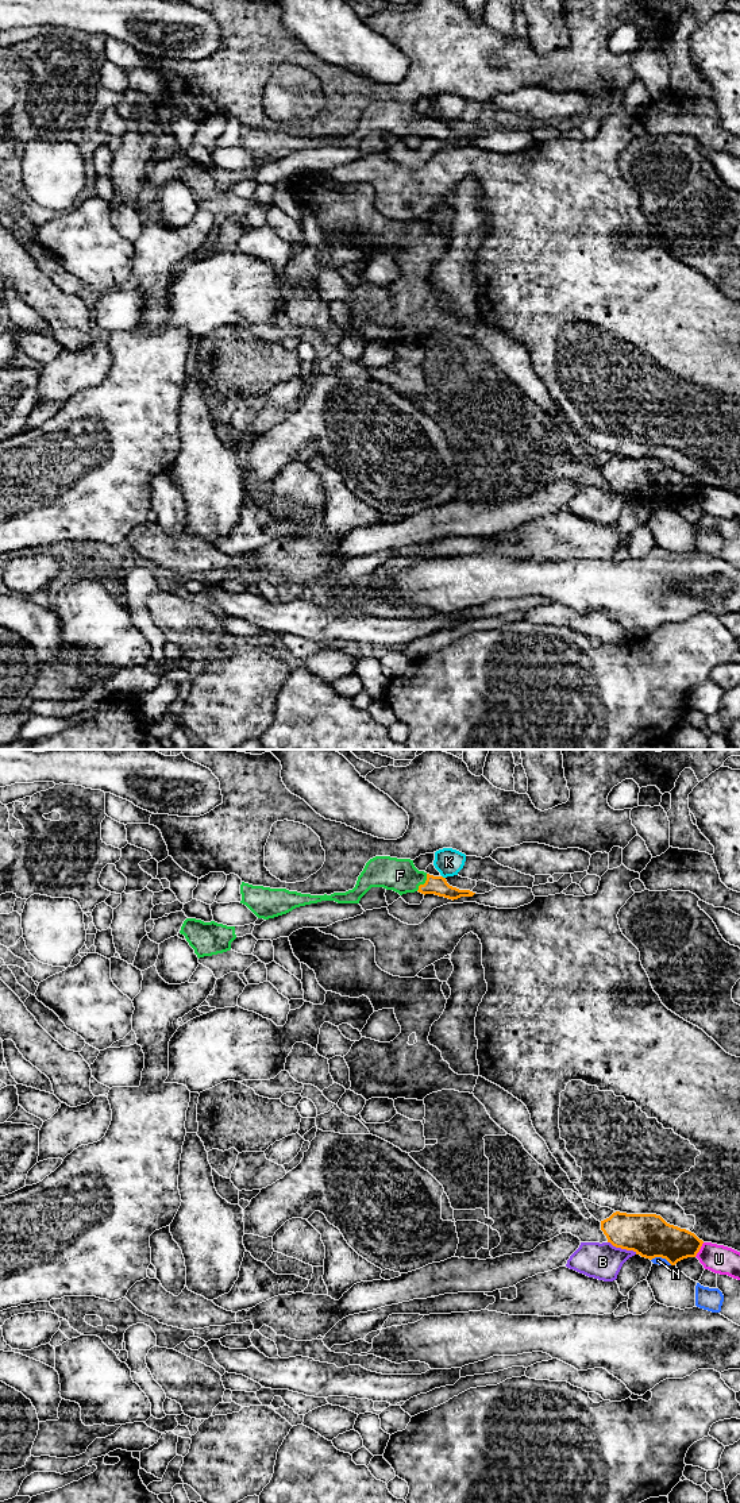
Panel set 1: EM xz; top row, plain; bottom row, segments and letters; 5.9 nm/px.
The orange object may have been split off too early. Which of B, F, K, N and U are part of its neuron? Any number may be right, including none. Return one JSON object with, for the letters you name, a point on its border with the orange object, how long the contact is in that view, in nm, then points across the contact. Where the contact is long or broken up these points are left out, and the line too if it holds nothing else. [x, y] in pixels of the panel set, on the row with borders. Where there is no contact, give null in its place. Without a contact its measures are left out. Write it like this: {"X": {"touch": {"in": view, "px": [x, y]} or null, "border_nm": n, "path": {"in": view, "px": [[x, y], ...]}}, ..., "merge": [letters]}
{"F": {"touch": {"in": "xz", "px": [424, 883]}, "border_nm": 120, "path": {"in": "xz", "px": [[434, 885], [424, 883], [400, 875]]}}, "merge": ["F"]}

